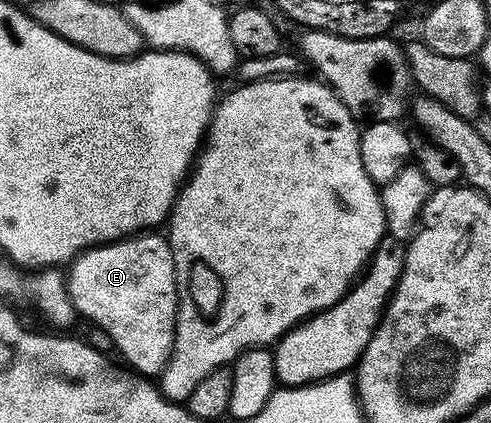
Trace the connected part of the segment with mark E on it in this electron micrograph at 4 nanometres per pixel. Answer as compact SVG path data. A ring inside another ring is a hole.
M148 230L138 236L128 236L125 240L115 240L112 244L99 244L95 248L88 248L86 252L80 252L70 261L70 268L71 272L66 273L67 289L76 313L82 319L84 316L92 320L115 343L116 350L128 360L126 363L138 375L158 377L171 357L175 341L175 315L179 305L173 250L166 235Z

